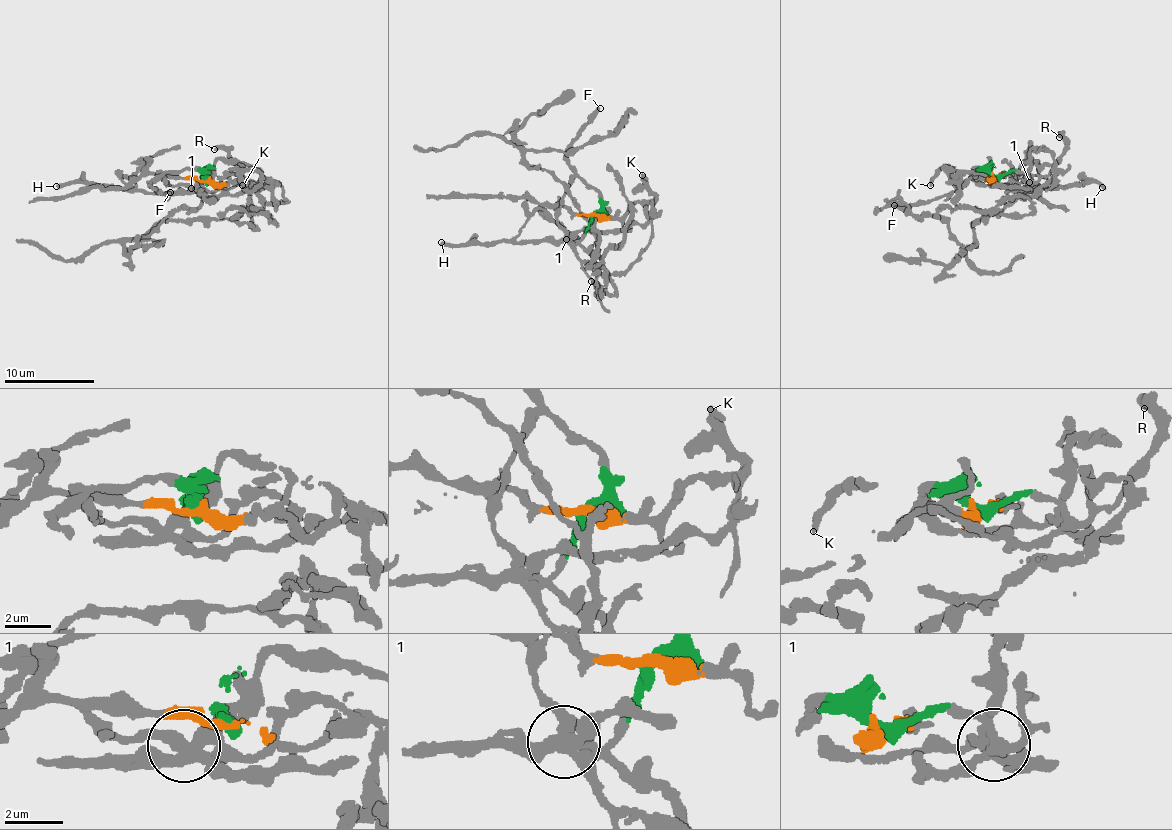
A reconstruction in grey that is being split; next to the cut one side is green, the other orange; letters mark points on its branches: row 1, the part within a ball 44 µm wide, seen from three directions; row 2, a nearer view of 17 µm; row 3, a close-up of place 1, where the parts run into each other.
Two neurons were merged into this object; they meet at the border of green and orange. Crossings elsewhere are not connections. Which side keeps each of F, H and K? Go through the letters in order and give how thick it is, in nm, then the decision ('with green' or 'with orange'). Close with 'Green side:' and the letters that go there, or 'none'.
F: 400 nm | with green
H: 340 nm | with green
K: 400 nm | with orange
Green side: F, H

